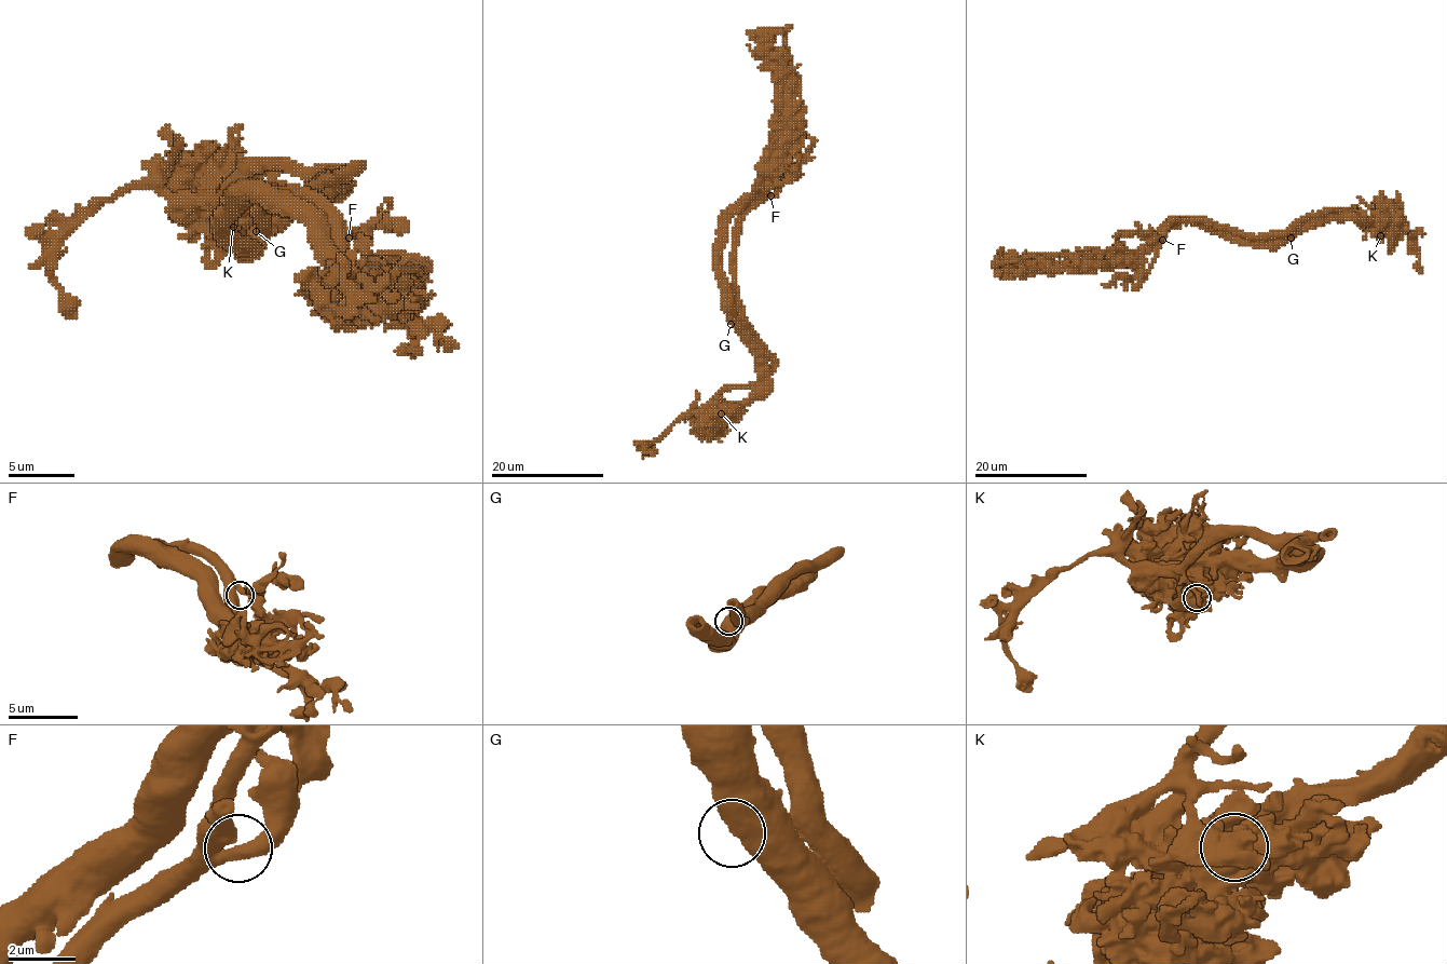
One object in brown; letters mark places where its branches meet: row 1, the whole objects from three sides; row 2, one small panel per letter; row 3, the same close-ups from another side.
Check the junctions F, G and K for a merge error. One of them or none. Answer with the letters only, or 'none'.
K

